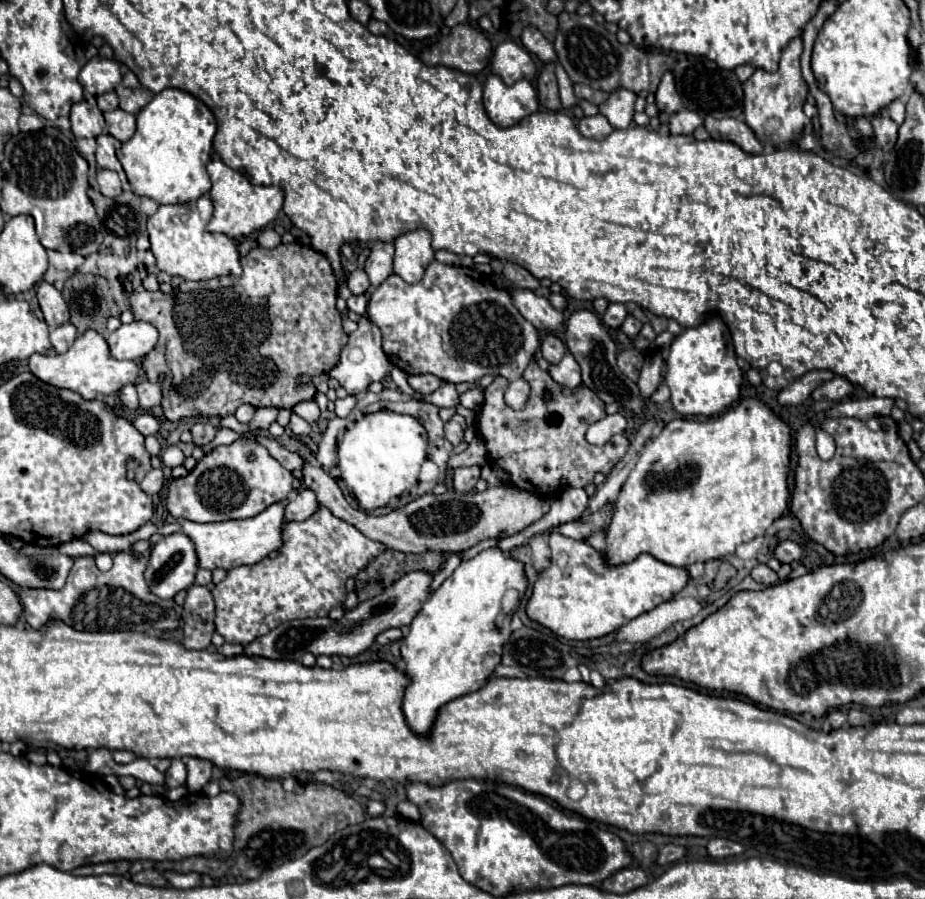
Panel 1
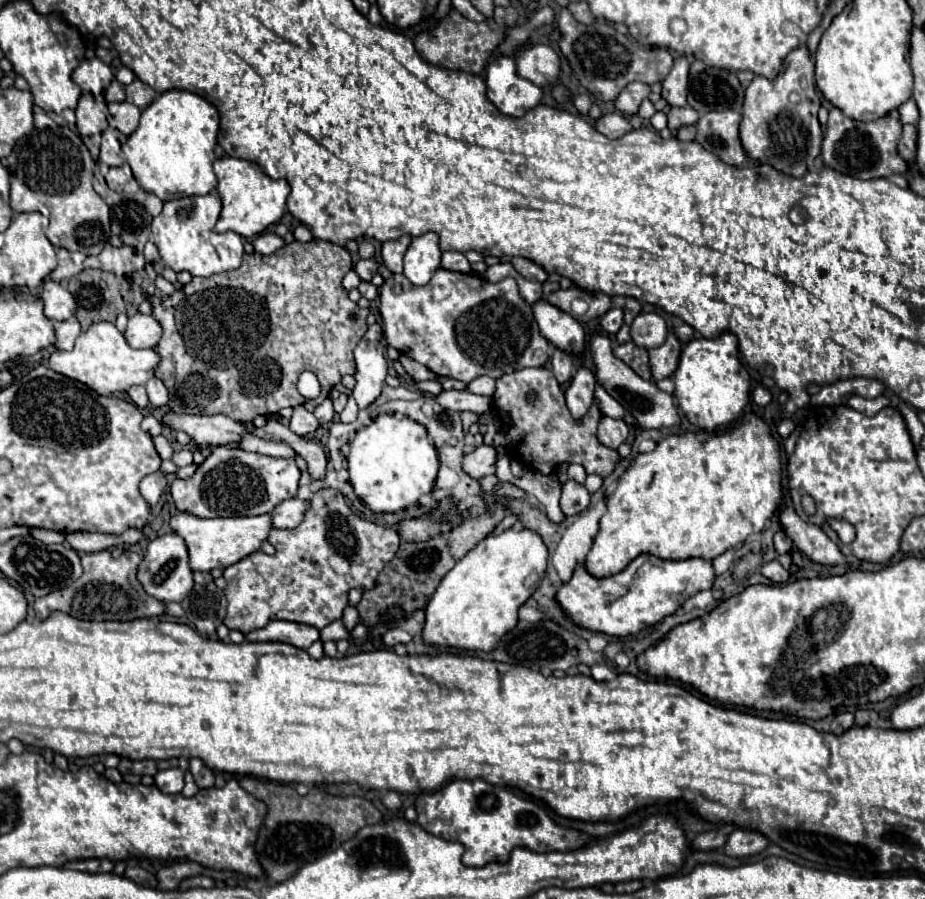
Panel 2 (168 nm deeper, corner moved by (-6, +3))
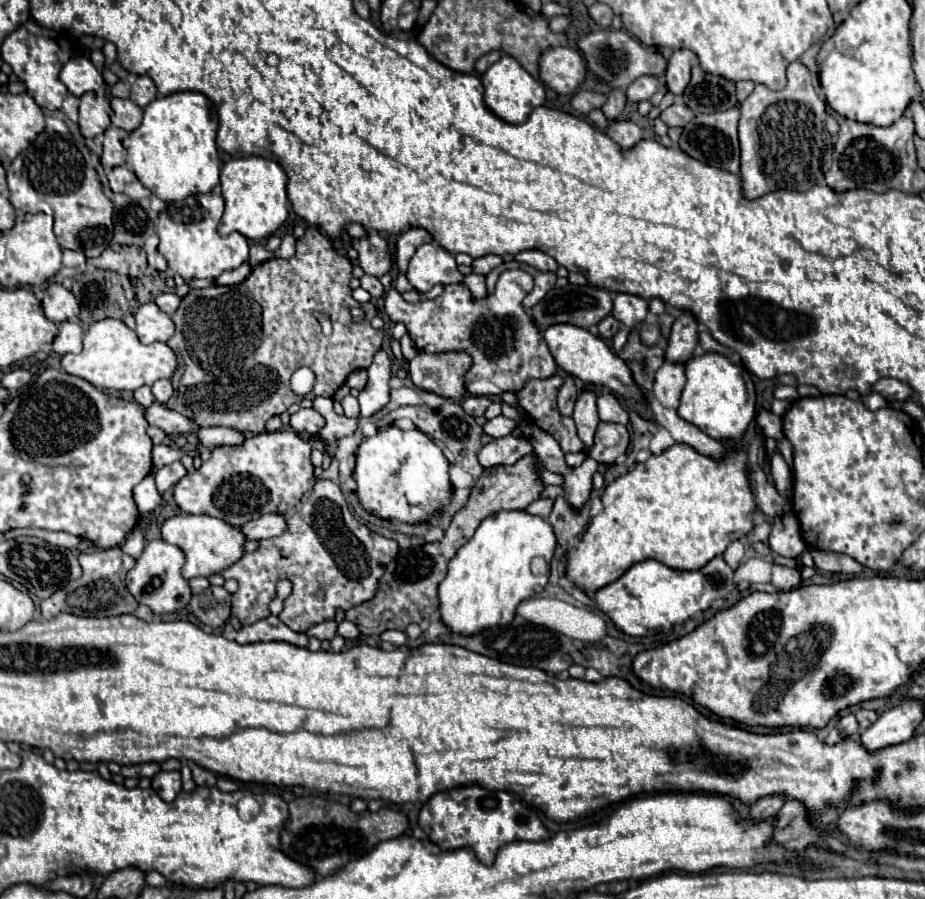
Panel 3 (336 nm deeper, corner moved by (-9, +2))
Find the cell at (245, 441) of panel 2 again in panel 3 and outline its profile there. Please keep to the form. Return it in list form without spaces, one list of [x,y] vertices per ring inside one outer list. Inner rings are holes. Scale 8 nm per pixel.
[[[205,427],[199,429],[197,437],[207,449],[215,449],[219,445],[241,445],[245,441],[245,433],[231,427]]]

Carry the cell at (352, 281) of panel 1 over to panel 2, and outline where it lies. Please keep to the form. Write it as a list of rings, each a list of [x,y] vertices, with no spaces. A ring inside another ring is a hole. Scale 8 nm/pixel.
[[[374,258],[358,260],[358,262],[356,262],[356,266],[354,266],[354,270],[358,272],[358,276],[360,276],[362,280],[372,280],[372,276],[378,272],[378,264],[376,264],[376,260],[374,260]]]

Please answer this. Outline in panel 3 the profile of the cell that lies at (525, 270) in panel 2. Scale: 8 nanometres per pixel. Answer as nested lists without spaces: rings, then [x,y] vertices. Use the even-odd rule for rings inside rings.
[[[531,249],[531,251],[521,251],[521,253],[517,253],[515,255],[515,259],[519,261],[519,263],[527,263],[527,265],[531,265],[531,267],[535,267],[535,269],[539,269],[539,271],[557,271],[557,261],[553,259],[553,257],[549,257],[549,255],[545,255],[545,253],[541,253],[541,251],[537,251],[537,249]]]

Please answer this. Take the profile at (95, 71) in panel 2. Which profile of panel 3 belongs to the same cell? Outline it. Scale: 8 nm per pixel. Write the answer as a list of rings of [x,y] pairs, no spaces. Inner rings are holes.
[[[75,57],[75,59],[71,59],[61,69],[59,79],[77,97],[81,97],[83,93],[89,93],[89,91],[99,91],[105,85],[103,75],[95,69],[95,65],[87,57]]]

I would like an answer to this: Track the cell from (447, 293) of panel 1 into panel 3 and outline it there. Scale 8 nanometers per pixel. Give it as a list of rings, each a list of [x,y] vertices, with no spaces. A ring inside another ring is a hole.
[[[521,269],[501,273],[495,293],[475,299],[465,283],[445,285],[443,293],[429,301],[407,303],[401,293],[391,287],[385,295],[385,313],[393,323],[403,323],[415,347],[423,353],[463,351],[471,357],[471,367],[465,371],[465,389],[469,395],[501,395],[503,381],[511,383],[511,391],[519,391],[523,381],[533,377],[551,377],[557,363],[551,357],[543,333],[537,329],[521,301],[533,289],[533,279]]]

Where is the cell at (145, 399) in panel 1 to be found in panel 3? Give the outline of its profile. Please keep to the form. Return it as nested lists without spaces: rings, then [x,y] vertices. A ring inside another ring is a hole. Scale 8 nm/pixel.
[[[159,379],[159,381],[155,381],[155,383],[153,383],[153,395],[155,395],[155,401],[167,403],[169,397],[173,395],[171,381],[169,381],[169,379]]]

